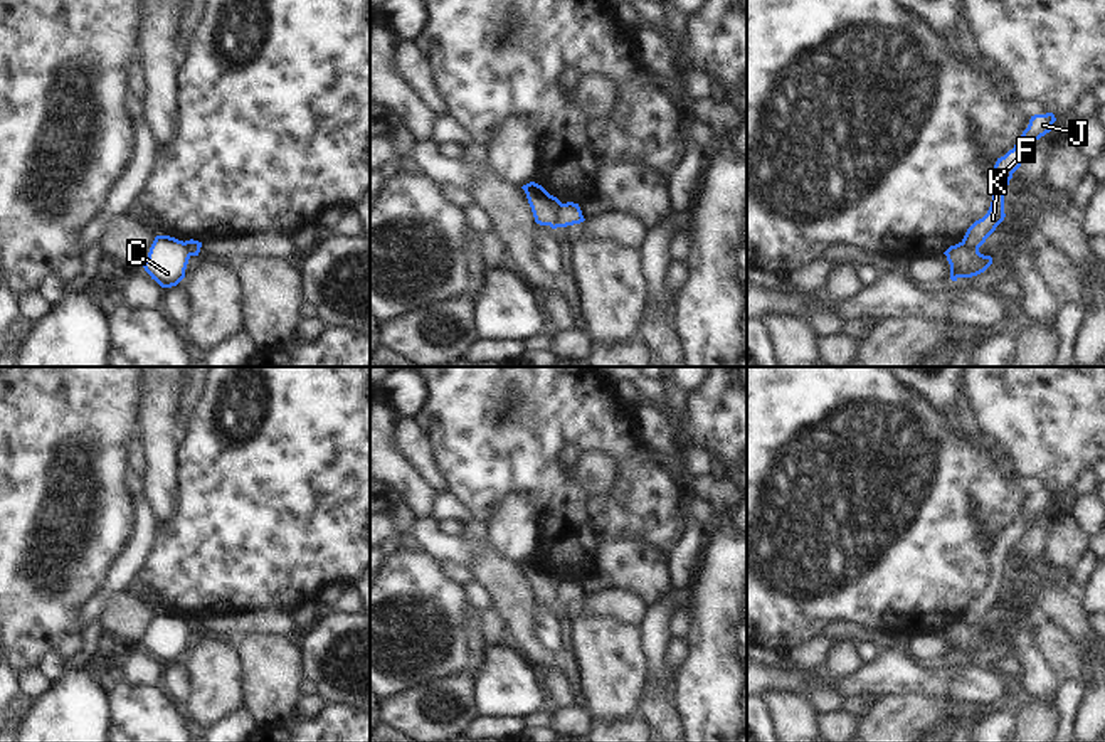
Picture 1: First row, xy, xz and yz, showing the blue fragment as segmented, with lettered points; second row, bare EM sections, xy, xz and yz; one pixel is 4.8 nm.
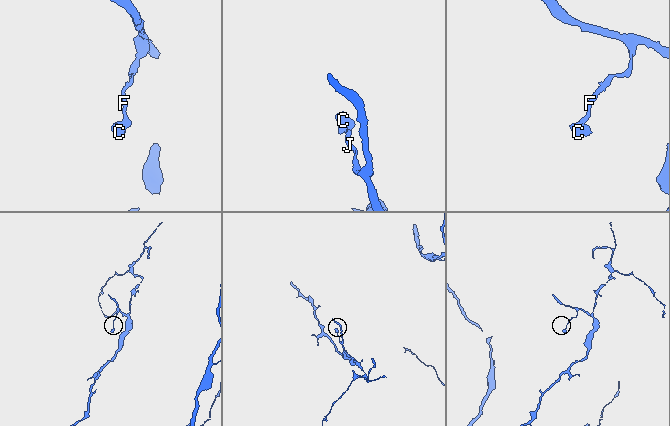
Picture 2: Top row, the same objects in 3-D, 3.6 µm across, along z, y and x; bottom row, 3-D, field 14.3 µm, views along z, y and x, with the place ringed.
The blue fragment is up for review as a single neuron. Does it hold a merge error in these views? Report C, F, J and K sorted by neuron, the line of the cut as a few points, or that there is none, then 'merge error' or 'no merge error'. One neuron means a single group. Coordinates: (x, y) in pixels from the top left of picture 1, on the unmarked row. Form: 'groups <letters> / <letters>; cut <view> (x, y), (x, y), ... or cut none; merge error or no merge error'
groups C / F J K; cut xz (560, 579), (555, 589), (555, 603); merge error

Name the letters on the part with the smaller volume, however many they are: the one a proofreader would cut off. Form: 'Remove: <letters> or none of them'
Remove: C

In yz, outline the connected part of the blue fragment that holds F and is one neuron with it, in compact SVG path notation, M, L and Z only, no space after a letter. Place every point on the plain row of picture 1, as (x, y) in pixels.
M1053 490L1034 491L1029 496L1028 505L1023 508L1019 518L1004 533L997 535L991 550L992 579L987 591L975 597L965 609L962 623L965 626L981 624L986 616L1004 597L1004 567L1012 555L1012 550L1021 543L1028 532L1028 523L1051 508L1056 498Z

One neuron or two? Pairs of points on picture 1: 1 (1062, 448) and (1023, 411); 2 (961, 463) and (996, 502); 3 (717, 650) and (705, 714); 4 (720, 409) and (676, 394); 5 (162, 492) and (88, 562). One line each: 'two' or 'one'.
1: one
2: one
3: one
4: two
5: two

